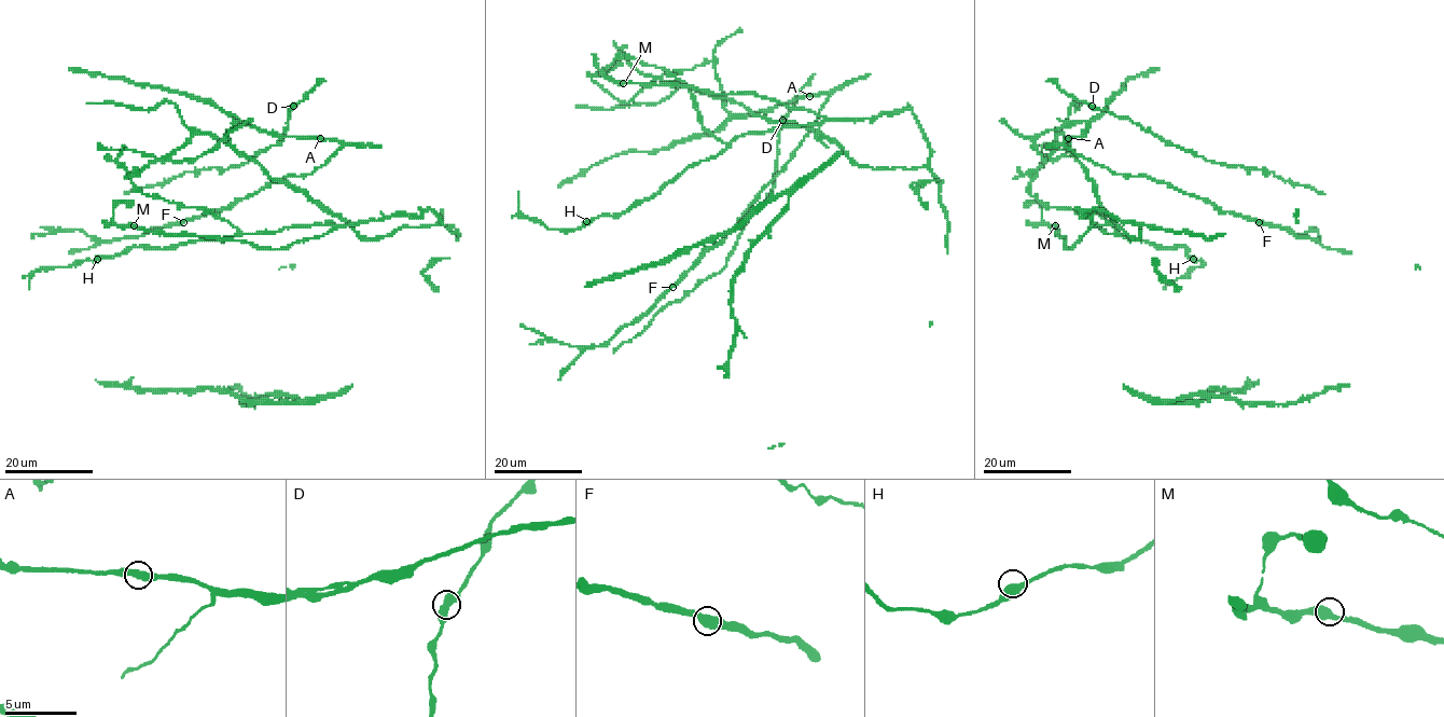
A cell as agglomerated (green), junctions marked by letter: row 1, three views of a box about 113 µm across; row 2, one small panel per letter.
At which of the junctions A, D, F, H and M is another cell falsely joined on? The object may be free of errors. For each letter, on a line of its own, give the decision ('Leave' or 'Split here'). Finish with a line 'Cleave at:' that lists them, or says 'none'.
A: Leave
D: Leave
F: Leave
H: Leave
M: Leave
Cleave at: none

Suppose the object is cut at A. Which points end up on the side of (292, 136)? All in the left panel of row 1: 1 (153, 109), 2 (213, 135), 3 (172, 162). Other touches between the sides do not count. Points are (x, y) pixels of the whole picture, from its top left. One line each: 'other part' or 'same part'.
1: other part
2: other part
3: same part

